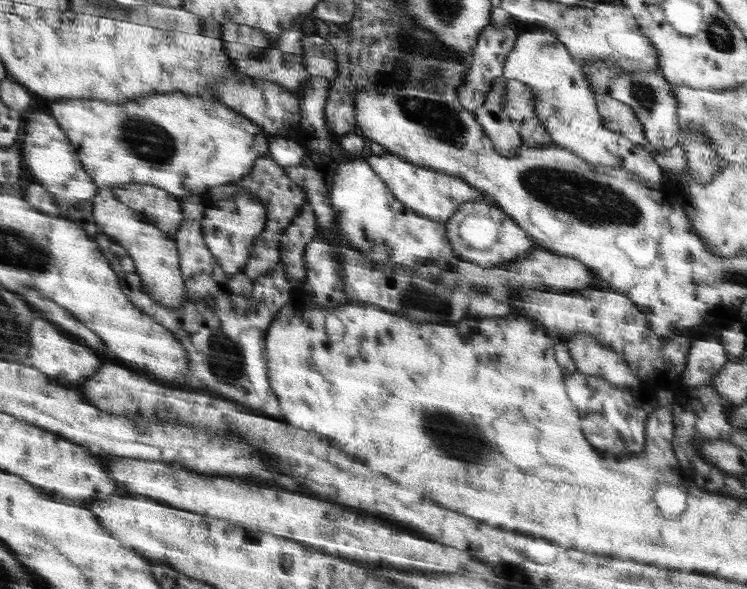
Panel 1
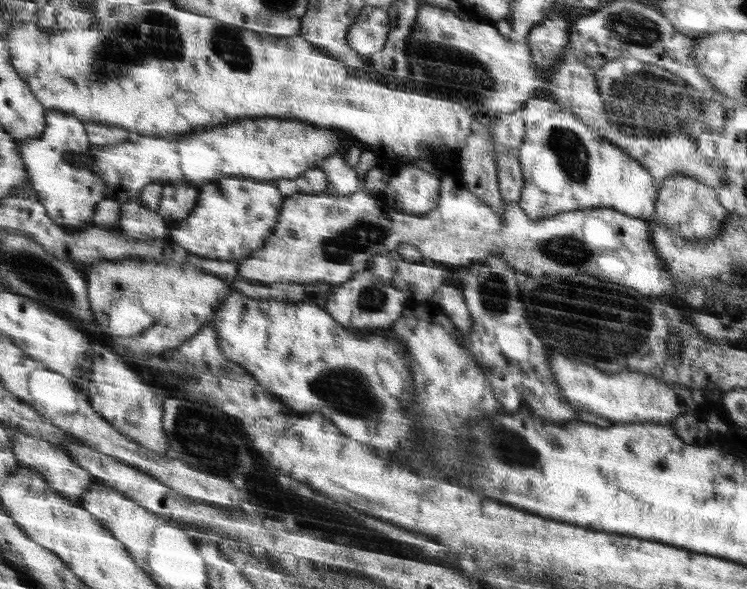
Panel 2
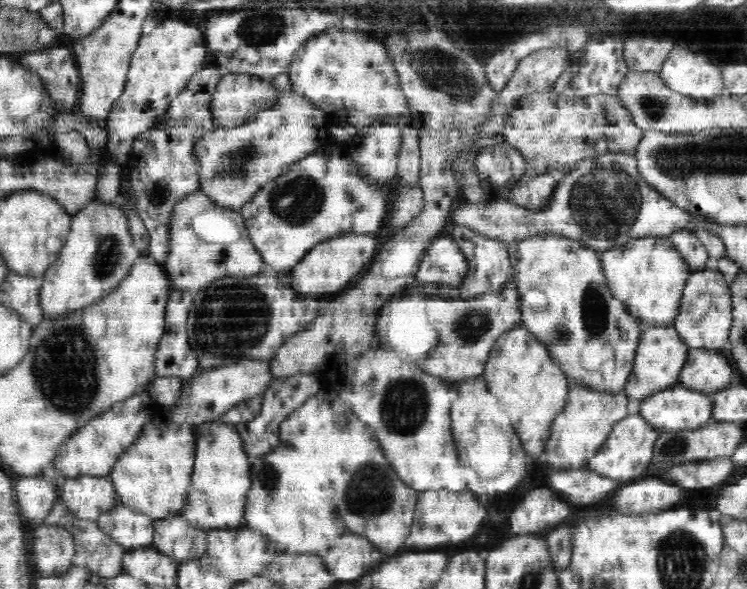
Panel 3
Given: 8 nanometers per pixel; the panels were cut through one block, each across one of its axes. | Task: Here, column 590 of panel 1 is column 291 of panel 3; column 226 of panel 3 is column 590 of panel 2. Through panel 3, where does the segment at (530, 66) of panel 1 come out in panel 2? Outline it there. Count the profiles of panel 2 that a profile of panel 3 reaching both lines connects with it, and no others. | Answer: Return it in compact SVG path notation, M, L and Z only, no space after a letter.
M542 91L528 99L520 110L525 114L527 130L525 141L516 152L525 177L525 188L519 205L528 216L538 220L568 211L599 207L629 213L630 216L646 220L655 216L658 188L655 187L653 176L637 160L622 152L618 145L582 122L572 110L552 100L550 93Z

